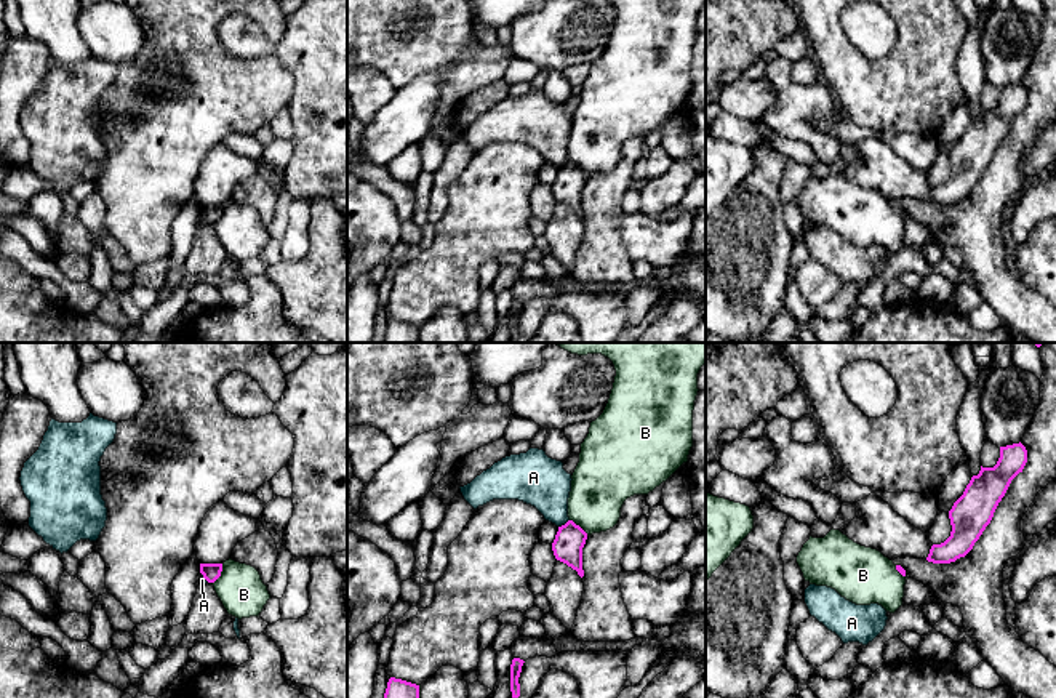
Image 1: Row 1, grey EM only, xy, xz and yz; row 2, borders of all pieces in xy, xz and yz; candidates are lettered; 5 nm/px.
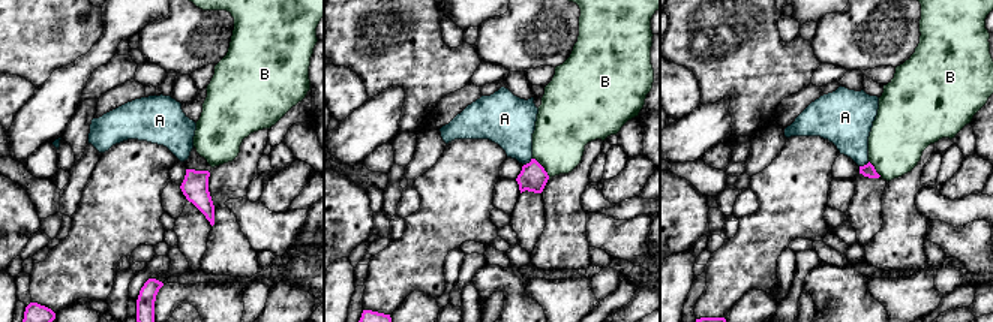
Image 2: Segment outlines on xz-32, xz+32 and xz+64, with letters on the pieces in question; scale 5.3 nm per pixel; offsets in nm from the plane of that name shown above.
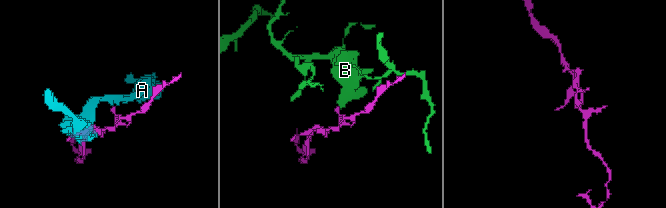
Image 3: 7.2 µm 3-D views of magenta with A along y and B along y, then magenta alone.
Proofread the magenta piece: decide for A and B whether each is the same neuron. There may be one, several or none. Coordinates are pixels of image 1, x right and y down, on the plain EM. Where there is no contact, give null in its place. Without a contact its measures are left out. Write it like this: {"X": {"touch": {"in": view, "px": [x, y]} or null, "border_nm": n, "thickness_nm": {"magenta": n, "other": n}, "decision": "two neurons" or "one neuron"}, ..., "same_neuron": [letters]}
{"A": {"touch": {"in": "xz", "px": [565, 165]}, "border_nm": 70, "thickness_nm": {"magenta": 150, "other": 260}, "decision": "two neurons"}, "B": {"touch": {"in": "xy", "px": [220, 215]}, "border_nm": 120, "thickness_nm": {"magenta": 90, "other": 240}, "decision": "two neurons"}, "same_neuron": []}

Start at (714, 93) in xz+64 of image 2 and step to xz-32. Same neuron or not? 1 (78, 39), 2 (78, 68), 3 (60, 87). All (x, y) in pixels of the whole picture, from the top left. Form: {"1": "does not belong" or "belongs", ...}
{"1": "belongs", "2": "does not belong", "3": "does not belong"}

